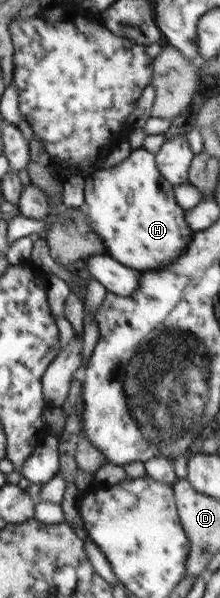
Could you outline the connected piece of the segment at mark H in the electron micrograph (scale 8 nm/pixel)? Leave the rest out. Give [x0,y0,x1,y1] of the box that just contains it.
[84,146,195,271]

